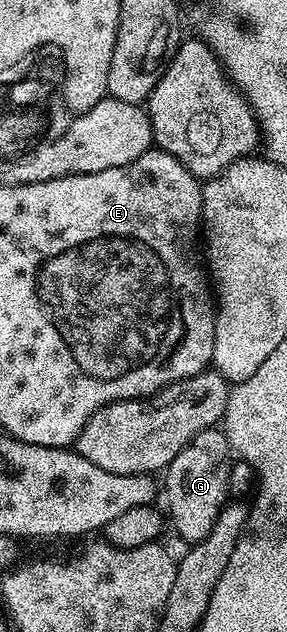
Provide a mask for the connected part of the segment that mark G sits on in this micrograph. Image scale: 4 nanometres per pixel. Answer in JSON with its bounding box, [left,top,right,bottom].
[162,429,232,544]

